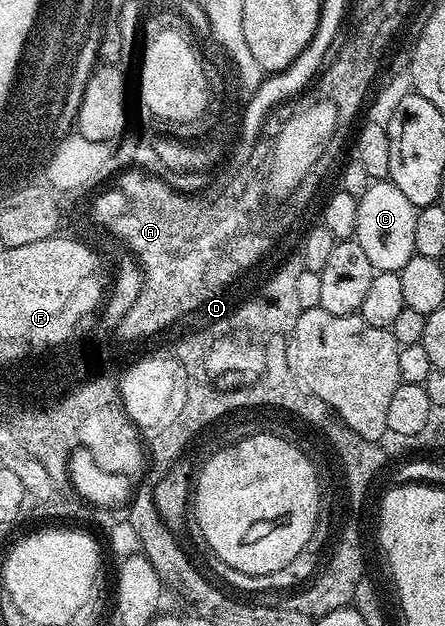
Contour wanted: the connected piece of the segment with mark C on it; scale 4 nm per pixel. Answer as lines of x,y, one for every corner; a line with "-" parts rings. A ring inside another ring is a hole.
388,179
366,184
365,194
357,198
357,231
355,239
363,247
367,259
379,273
400,273
407,259
415,256
415,219
418,206
406,199
403,191

